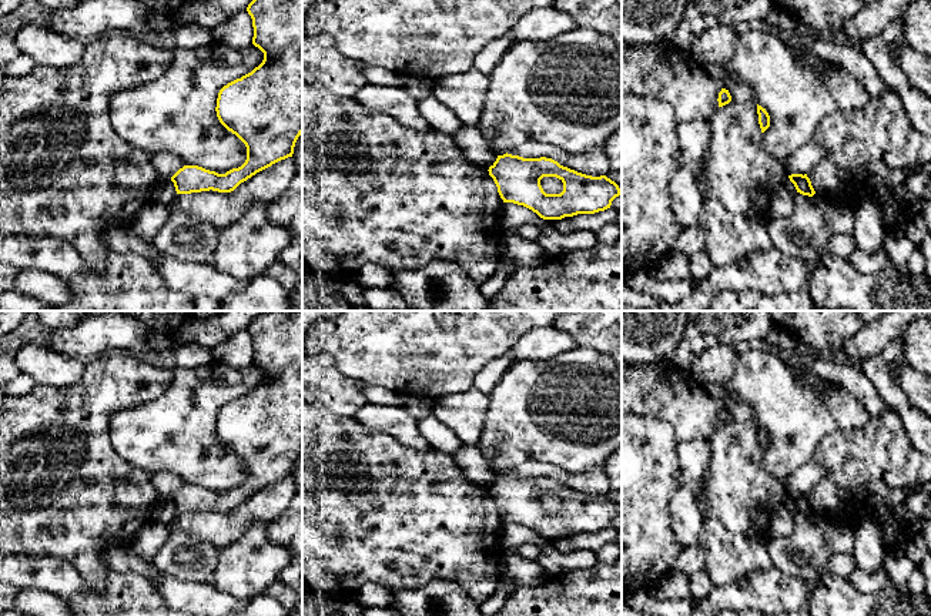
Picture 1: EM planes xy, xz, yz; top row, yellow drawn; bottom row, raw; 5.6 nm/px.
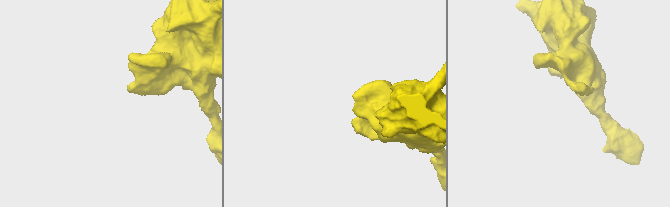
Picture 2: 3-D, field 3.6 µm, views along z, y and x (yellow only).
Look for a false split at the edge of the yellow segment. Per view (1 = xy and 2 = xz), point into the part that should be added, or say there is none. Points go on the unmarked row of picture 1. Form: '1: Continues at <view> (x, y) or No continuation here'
1: No continuation here
2: No continuation here

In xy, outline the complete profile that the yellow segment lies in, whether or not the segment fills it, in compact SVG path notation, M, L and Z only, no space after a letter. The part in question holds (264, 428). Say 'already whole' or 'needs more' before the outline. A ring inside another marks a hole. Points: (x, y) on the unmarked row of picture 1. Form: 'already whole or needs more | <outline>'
already whole | M268 311L255 317L247 331L252 338L252 364L264 372L264 379L251 392L224 405L215 426L220 442L245 463L247 479L225 493L184 485L171 496L177 513L231 512L257 492L292 476L302 453L302 311Z

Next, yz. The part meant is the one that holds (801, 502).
already whole | M791 493L788 495L790 500L794 503L797 512L803 513L803 515L808 515L813 516L816 513L810 498L807 496L807 493Z

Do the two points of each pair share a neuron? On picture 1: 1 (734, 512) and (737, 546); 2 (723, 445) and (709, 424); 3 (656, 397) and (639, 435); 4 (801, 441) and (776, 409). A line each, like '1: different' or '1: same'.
1: different
2: different
3: different
4: same

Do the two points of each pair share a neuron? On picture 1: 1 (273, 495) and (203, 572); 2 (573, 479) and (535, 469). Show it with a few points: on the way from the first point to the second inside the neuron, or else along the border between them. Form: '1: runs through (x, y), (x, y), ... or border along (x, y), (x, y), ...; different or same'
1: border along (187, 532), (208, 539), (217, 548); different
2: runs through (563, 478), (552, 471), (545, 471); same

